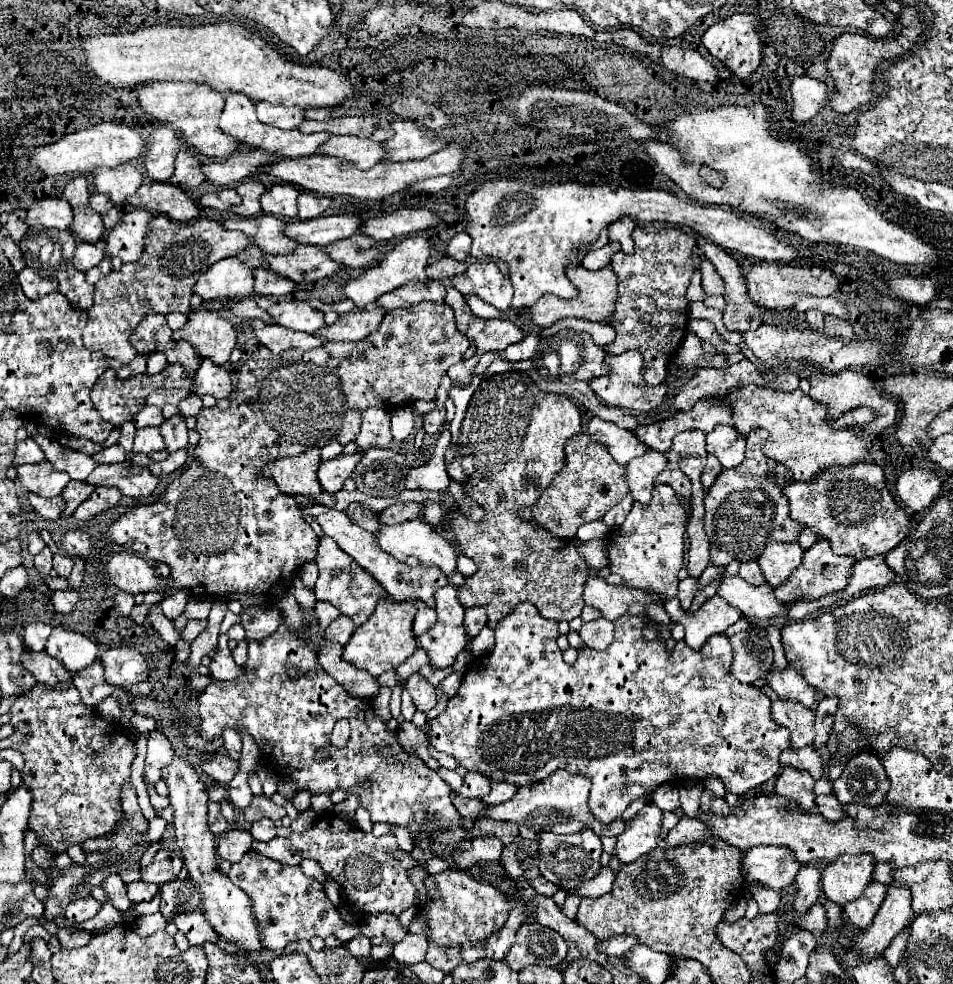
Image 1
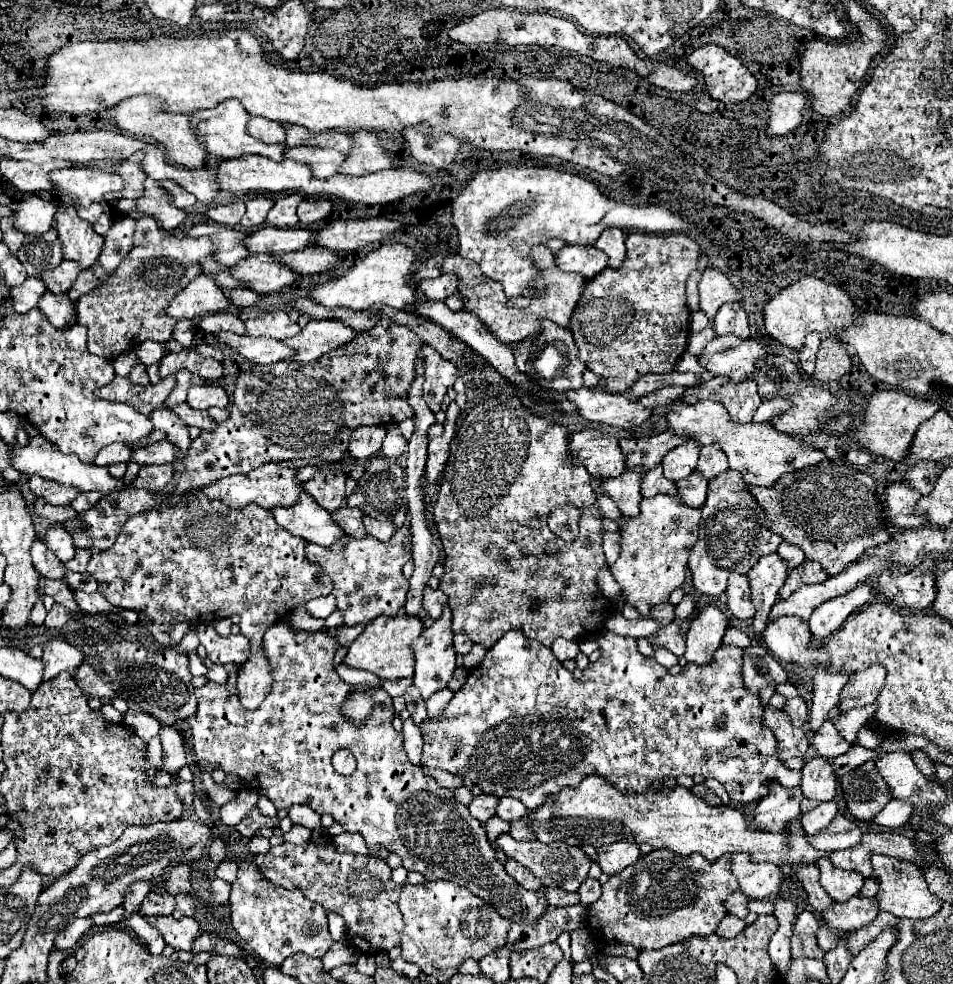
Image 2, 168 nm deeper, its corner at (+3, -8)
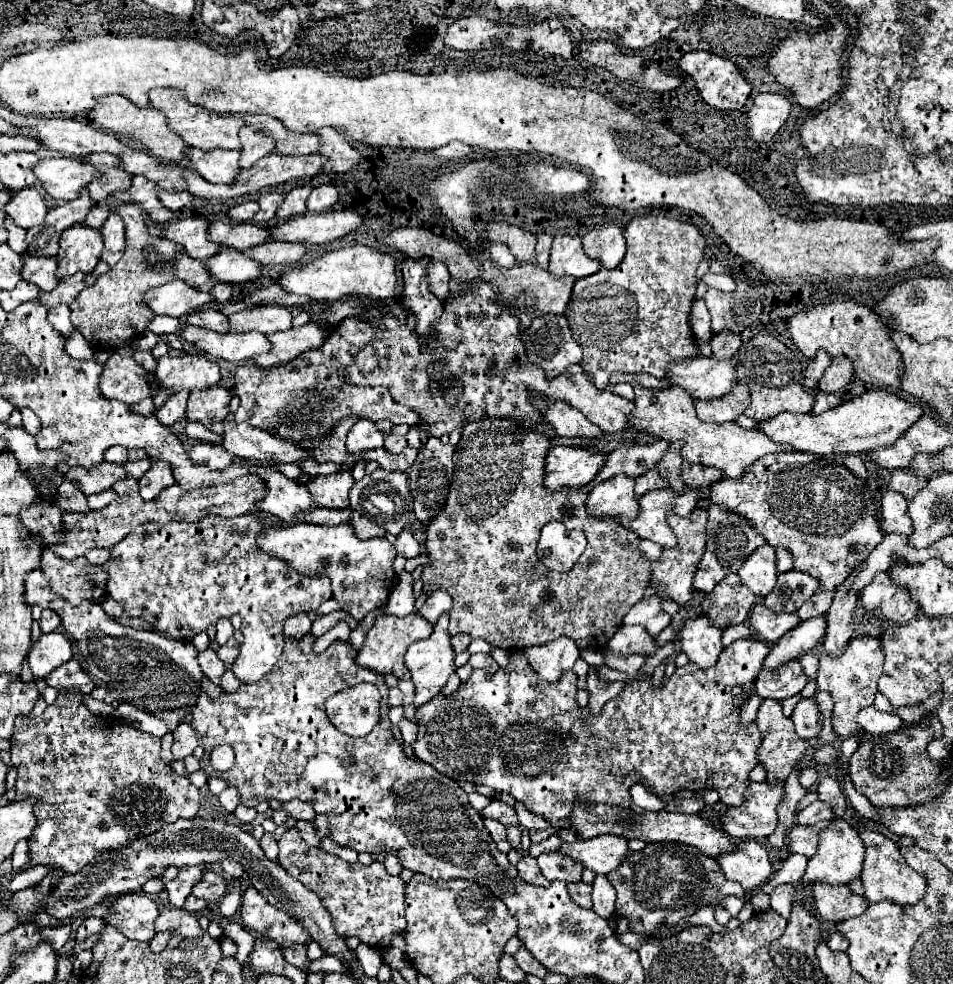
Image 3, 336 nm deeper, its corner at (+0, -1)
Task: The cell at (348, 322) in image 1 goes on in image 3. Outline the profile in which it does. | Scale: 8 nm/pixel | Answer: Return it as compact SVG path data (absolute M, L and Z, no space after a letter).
M313 320L301 328L291 328L285 332L267 334L267 340L271 342L269 354L259 354L251 362L257 368L283 366L307 350L319 348L325 342L325 338L327 338L325 330Z

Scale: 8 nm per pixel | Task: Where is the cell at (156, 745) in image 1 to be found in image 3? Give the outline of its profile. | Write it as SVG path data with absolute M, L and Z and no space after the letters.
M181 722L179 728L173 732L173 736L175 736L175 742L173 742L171 752L173 752L175 760L185 760L199 746L199 738L197 738L195 730L191 728L191 724Z

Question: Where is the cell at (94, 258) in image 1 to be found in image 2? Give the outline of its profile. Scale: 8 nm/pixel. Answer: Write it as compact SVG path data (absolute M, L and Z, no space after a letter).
M66 259L56 269L50 269L46 273L42 273L40 279L46 283L46 289L60 295L60 293L66 293L72 287L72 283L78 277L78 271L82 271L82 267L78 267L78 261Z

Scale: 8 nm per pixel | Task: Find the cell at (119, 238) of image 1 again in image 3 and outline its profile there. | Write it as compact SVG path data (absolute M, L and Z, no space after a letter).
M109 214L109 218L105 220L105 226L101 226L99 232L103 234L103 244L105 244L101 260L113 268L121 260L121 254L125 250L123 220L117 214Z

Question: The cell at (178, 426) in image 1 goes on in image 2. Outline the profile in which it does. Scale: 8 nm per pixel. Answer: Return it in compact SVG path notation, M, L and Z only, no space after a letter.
M162 439L158 443L140 447L132 453L132 461L142 463L142 465L162 465L162 463L172 463L174 461L174 451L176 447L168 441Z

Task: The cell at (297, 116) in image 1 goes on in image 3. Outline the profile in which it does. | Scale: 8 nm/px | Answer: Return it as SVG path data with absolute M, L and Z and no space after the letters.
M247 126L239 130L239 140L241 140L241 168L255 166L257 160L261 160L269 150L275 148L275 142L269 136L263 136L261 132L255 132Z

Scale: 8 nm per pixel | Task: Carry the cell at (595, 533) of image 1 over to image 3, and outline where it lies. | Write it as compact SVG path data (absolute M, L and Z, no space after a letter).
M671 488L647 492L643 498L639 498L639 516L627 522L621 518L621 524L633 530L639 538L653 540L663 548L673 548L677 544L677 538L673 530L667 526L667 512L673 510L681 518L689 516L697 506L701 494L703 492L699 488L687 490L681 496L673 496Z

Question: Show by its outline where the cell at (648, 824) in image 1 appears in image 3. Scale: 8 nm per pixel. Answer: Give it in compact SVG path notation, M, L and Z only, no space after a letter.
M607 834L591 840L577 840L575 844L563 844L559 852L581 862L595 874L609 874L627 858L629 848L625 838Z

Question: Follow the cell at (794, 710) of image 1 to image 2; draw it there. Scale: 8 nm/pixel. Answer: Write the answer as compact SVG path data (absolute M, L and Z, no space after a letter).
M766 705L764 725L770 727L778 739L778 749L780 749L778 759L780 761L786 761L794 755L800 755L800 757L806 755L806 751L810 747L808 735L802 731L802 727L794 727L790 717L786 717L786 713L782 709Z

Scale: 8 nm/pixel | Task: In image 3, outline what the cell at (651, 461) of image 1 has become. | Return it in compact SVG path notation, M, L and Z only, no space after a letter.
M621 474L597 484L585 500L587 514L591 514L593 518L619 520L625 516L633 520L639 514L639 500L635 498L633 482L633 478Z

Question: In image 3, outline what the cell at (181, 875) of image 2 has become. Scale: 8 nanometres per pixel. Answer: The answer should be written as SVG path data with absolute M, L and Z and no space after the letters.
M205 872L203 880L193 888L193 894L197 898L203 898L207 902L215 902L219 898L223 898L227 894L227 880L223 874L215 874L215 872Z

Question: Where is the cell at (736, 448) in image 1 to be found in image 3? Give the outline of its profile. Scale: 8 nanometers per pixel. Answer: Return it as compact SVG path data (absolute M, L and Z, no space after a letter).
M683 462L683 466L681 466L681 478L691 488L705 488L705 486L717 482L717 478L721 478L721 476L723 476L723 472L717 468L689 464L689 462Z

